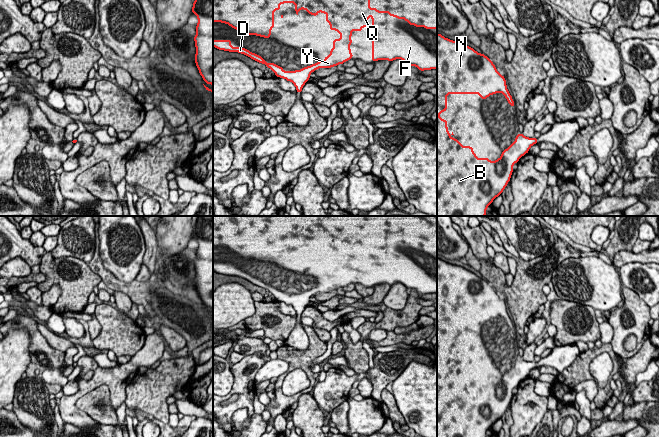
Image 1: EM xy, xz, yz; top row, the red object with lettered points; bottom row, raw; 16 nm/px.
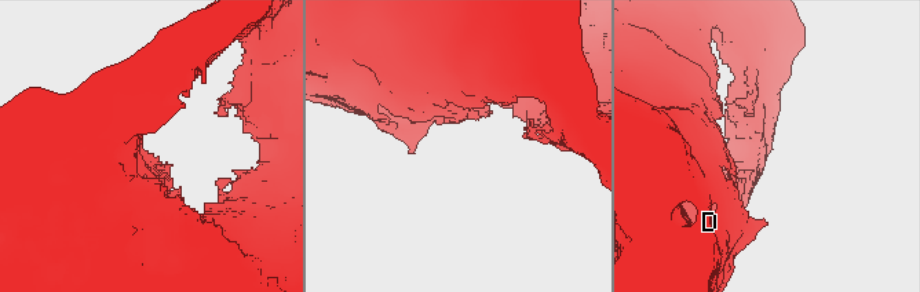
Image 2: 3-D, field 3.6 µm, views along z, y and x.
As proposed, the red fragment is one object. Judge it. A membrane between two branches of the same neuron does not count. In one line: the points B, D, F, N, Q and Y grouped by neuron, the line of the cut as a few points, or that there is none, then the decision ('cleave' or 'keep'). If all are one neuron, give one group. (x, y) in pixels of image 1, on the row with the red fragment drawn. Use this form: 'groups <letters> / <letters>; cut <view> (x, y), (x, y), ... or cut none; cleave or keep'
groups B D F N Q Y; cut none; keep

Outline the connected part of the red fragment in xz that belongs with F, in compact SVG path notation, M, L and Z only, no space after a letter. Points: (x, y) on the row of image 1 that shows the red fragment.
M213 0L213 22L221 22L246 35L256 35L270 38L271 29L274 28L274 11L280 10L280 4L294 3L298 15L300 9L305 9L308 14L317 16L319 12L325 13L325 21L330 24L330 30L340 33L340 39L333 40L334 48L324 61L304 67L295 71L284 71L282 67L267 63L261 56L251 53L242 47L232 47L231 40L213 40L213 46L219 50L238 52L251 59L265 64L277 77L291 81L297 93L301 93L304 84L309 80L310 74L318 68L331 68L349 61L354 55L349 47L352 44L352 31L362 31L363 27L370 27L368 19L372 18L372 61L402 59L409 66L416 66L419 70L437 69L437 27L416 25L405 17L390 14L391 11L378 11L370 8L370 0Z

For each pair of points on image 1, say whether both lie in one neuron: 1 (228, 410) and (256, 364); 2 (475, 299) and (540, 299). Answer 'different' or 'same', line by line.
1: same
2: different

